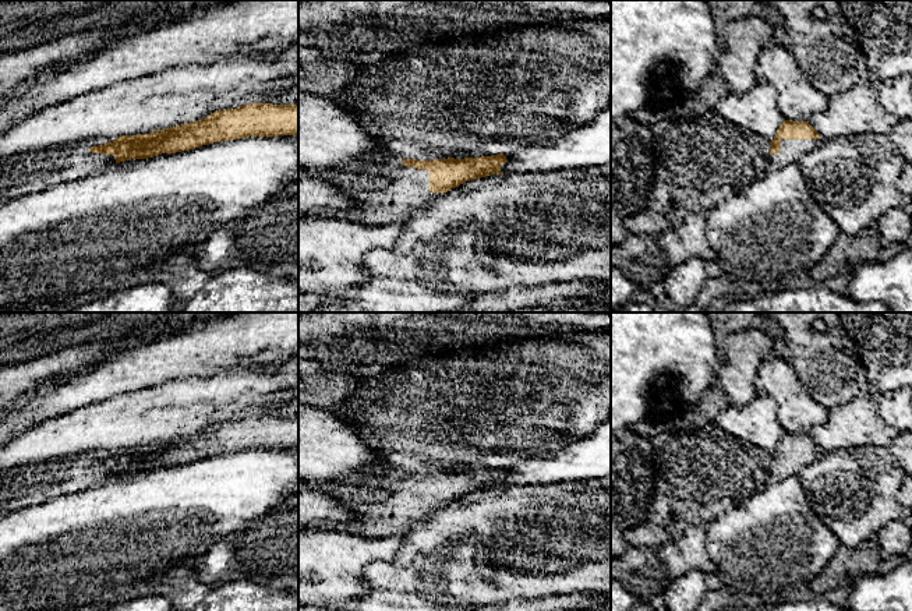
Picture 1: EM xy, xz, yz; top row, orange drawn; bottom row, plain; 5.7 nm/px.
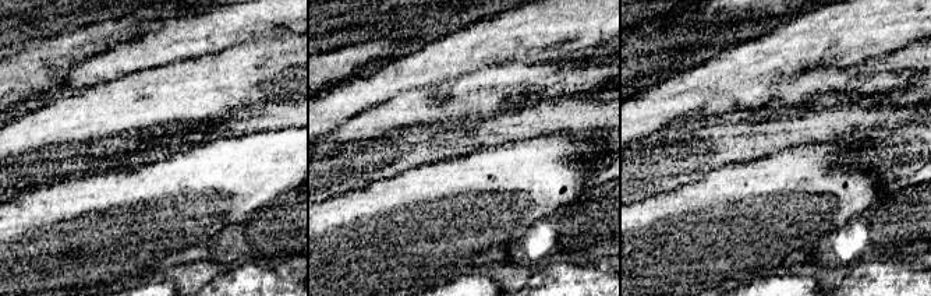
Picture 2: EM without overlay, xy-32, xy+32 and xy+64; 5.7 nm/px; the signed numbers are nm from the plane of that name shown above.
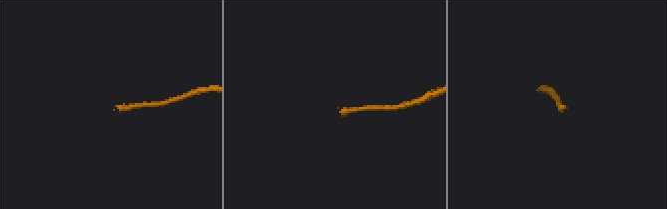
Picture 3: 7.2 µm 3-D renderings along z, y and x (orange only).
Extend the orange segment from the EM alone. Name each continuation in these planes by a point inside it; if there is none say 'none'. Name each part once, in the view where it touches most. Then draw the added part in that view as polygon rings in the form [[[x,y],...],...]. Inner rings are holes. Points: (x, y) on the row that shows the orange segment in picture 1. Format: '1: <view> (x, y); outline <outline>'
1: xz (382, 190); outline [[[388,152],[368,153],[335,167],[305,167],[311,176],[337,186],[353,201],[339,211],[317,211],[311,216],[360,225],[400,222],[409,212],[431,202],[441,193],[430,191],[430,172],[403,165]]]

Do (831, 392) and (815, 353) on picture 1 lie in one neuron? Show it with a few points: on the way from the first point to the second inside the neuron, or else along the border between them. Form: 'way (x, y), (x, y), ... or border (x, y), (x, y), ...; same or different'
way (831, 382), (831, 371), (824, 363); same

